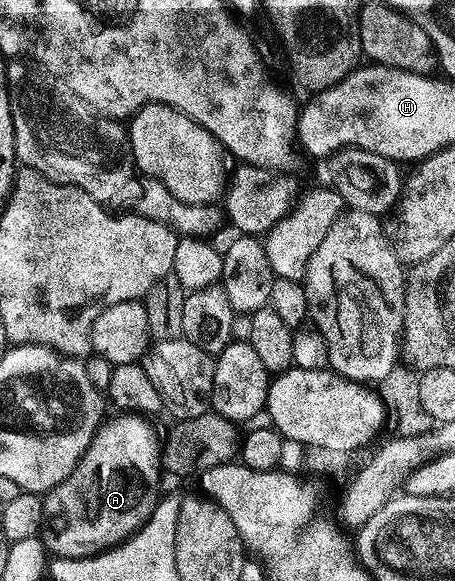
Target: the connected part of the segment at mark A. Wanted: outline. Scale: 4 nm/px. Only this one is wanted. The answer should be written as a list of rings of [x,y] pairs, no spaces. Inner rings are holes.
[[[117,413],[114,414],[114,416],[113,420],[110,418],[108,421],[102,422],[101,426],[97,428],[96,437],[91,441],[91,445],[85,450],[83,457],[75,465],[75,469],[72,473],[59,485],[52,487],[44,496],[45,522],[41,528],[40,536],[50,556],[58,559],[86,559],[92,555],[98,555],[101,551],[109,551],[112,547],[117,547],[120,543],[130,539],[131,536],[136,535],[139,528],[149,520],[154,509],[159,506],[159,499],[157,499],[157,482],[160,481],[161,475],[163,476],[163,468],[161,465],[162,440],[159,438],[159,435],[157,439],[157,431],[149,424],[152,422],[150,422],[145,415],[138,413]]]

